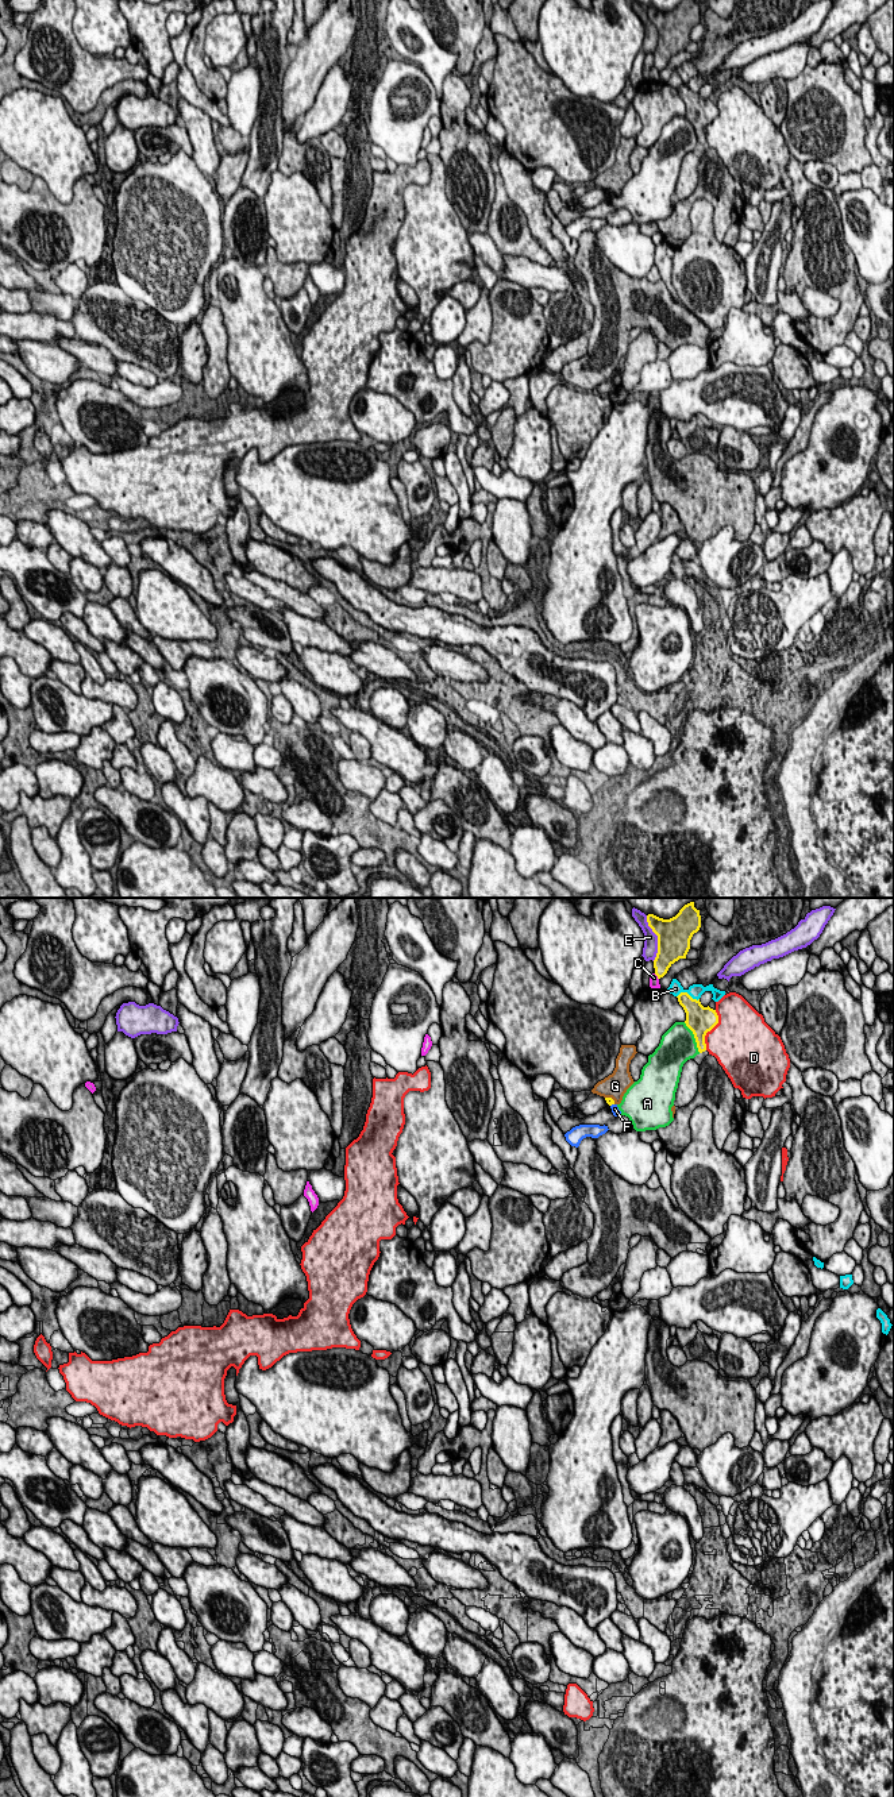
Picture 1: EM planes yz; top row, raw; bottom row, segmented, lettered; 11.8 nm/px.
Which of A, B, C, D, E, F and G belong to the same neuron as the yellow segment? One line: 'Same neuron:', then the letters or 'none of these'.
Same neuron: none of these

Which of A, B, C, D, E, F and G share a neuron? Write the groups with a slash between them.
A F / B / C / D / E / G

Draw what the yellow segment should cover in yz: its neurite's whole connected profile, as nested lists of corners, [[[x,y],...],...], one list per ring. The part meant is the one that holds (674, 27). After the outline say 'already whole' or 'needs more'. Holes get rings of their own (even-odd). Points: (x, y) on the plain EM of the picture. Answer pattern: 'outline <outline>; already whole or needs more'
outline [[[682,0],[670,12],[648,7],[647,15],[658,28],[658,46],[654,53],[654,61],[655,68],[660,72],[675,54],[686,51],[690,32],[701,20],[701,8],[695,0]]]; already whole

